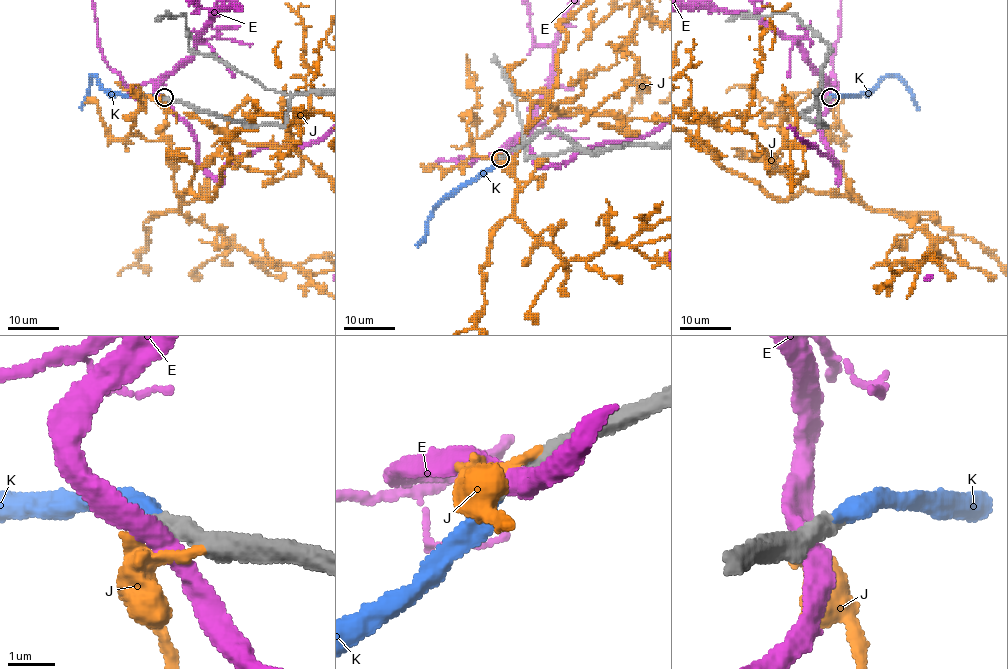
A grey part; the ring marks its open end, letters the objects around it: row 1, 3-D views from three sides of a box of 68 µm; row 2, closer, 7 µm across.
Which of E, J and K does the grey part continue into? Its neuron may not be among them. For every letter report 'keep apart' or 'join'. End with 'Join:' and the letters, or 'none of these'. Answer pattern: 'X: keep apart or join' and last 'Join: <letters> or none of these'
E: keep apart
J: keep apart
K: join
Join: K

